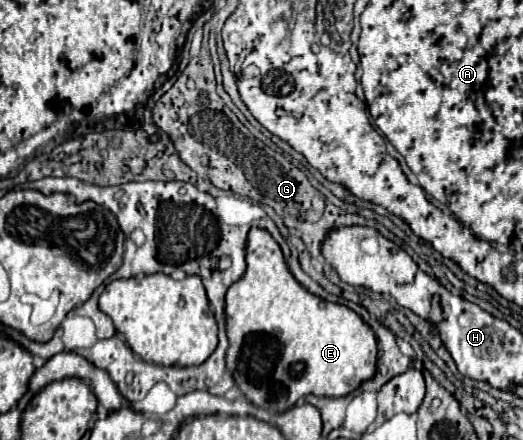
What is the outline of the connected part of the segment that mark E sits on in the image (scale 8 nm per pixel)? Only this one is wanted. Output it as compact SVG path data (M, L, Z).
M252 227L250 233L248 233L248 245L246 245L246 273L230 285L228 293L226 293L226 335L228 335L228 341L230 341L230 347L226 351L226 369L232 373L236 385L240 387L240 391L256 405L256 407L262 407L262 409L268 409L268 411L286 411L290 407L296 405L298 399L306 397L306 395L324 395L324 397L344 397L352 391L356 391L366 379L374 377L376 373L376 355L378 355L378 347L376 347L376 335L372 333L370 325L362 321L362 317L358 313L354 313L350 307L346 305L340 305L340 303L332 303L332 301L326 301L326 299L320 299L316 295L312 295L310 291L306 291L296 279L294 275L290 273L286 261L284 261L284 255L282 255L282 249L280 245L272 239L272 235L266 231L266 229L258 229L258 227Z

